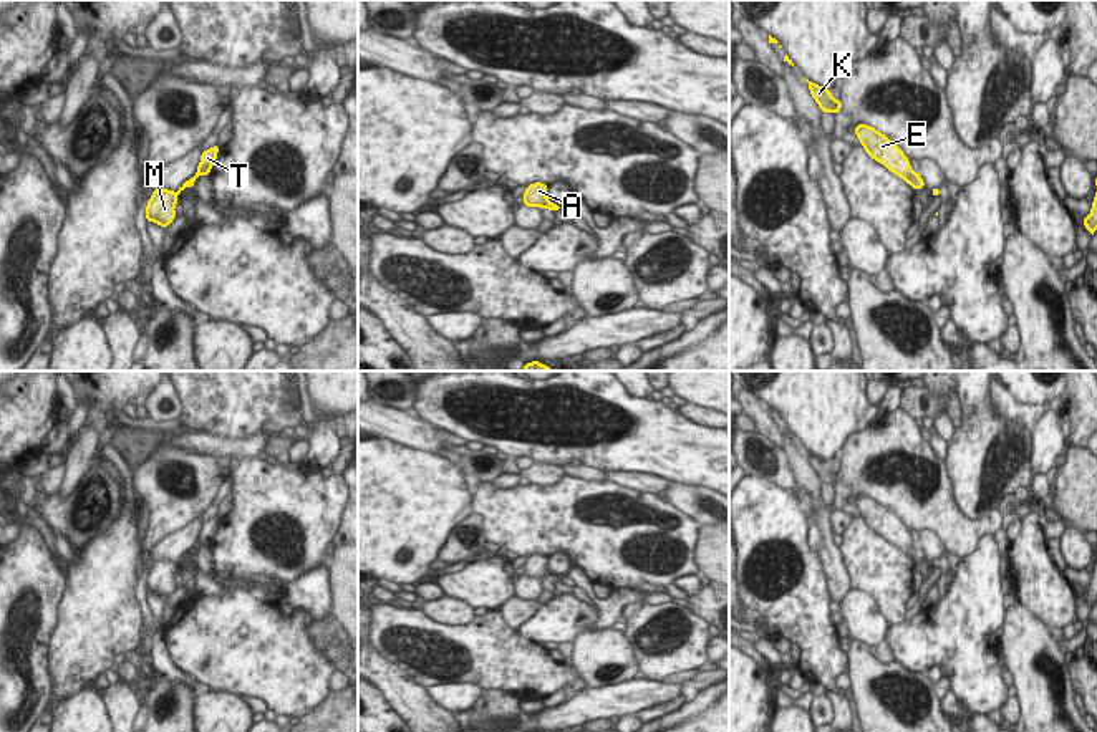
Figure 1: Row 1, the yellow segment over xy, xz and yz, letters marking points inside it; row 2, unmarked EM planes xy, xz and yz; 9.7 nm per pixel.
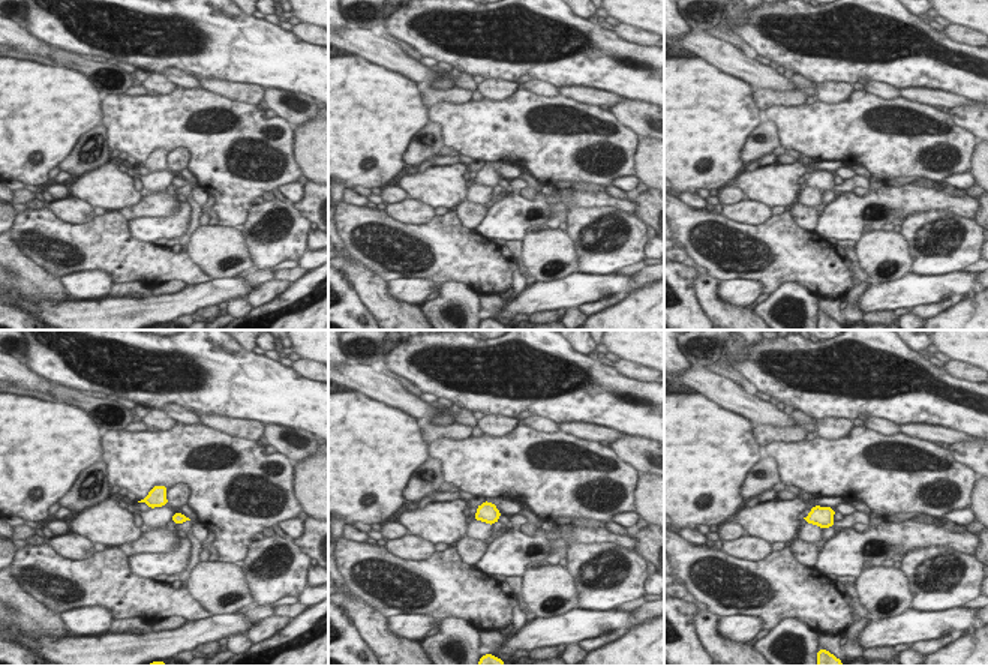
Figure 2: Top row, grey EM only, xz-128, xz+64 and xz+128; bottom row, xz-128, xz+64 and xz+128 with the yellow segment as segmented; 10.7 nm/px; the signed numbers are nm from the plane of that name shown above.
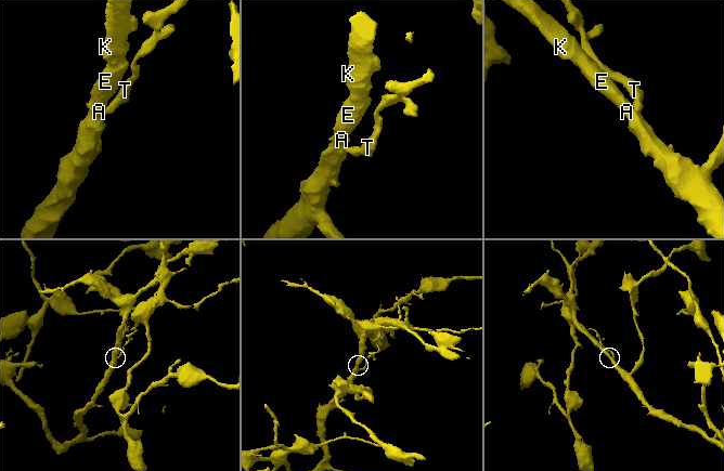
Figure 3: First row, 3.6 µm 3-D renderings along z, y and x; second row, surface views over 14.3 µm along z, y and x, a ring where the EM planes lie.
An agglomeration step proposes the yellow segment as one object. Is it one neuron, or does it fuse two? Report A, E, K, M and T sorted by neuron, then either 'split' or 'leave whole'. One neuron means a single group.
A E K M / T | split

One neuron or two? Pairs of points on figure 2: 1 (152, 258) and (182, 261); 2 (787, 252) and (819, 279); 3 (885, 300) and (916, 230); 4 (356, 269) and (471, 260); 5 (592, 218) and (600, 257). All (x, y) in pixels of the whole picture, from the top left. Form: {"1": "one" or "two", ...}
{"1": "one", "2": "one", "3": "one", "4": "two", "5": "one"}

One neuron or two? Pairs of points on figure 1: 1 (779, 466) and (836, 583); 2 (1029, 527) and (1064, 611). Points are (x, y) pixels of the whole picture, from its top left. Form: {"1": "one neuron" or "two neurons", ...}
{"1": "two neurons", "2": "one neuron"}

